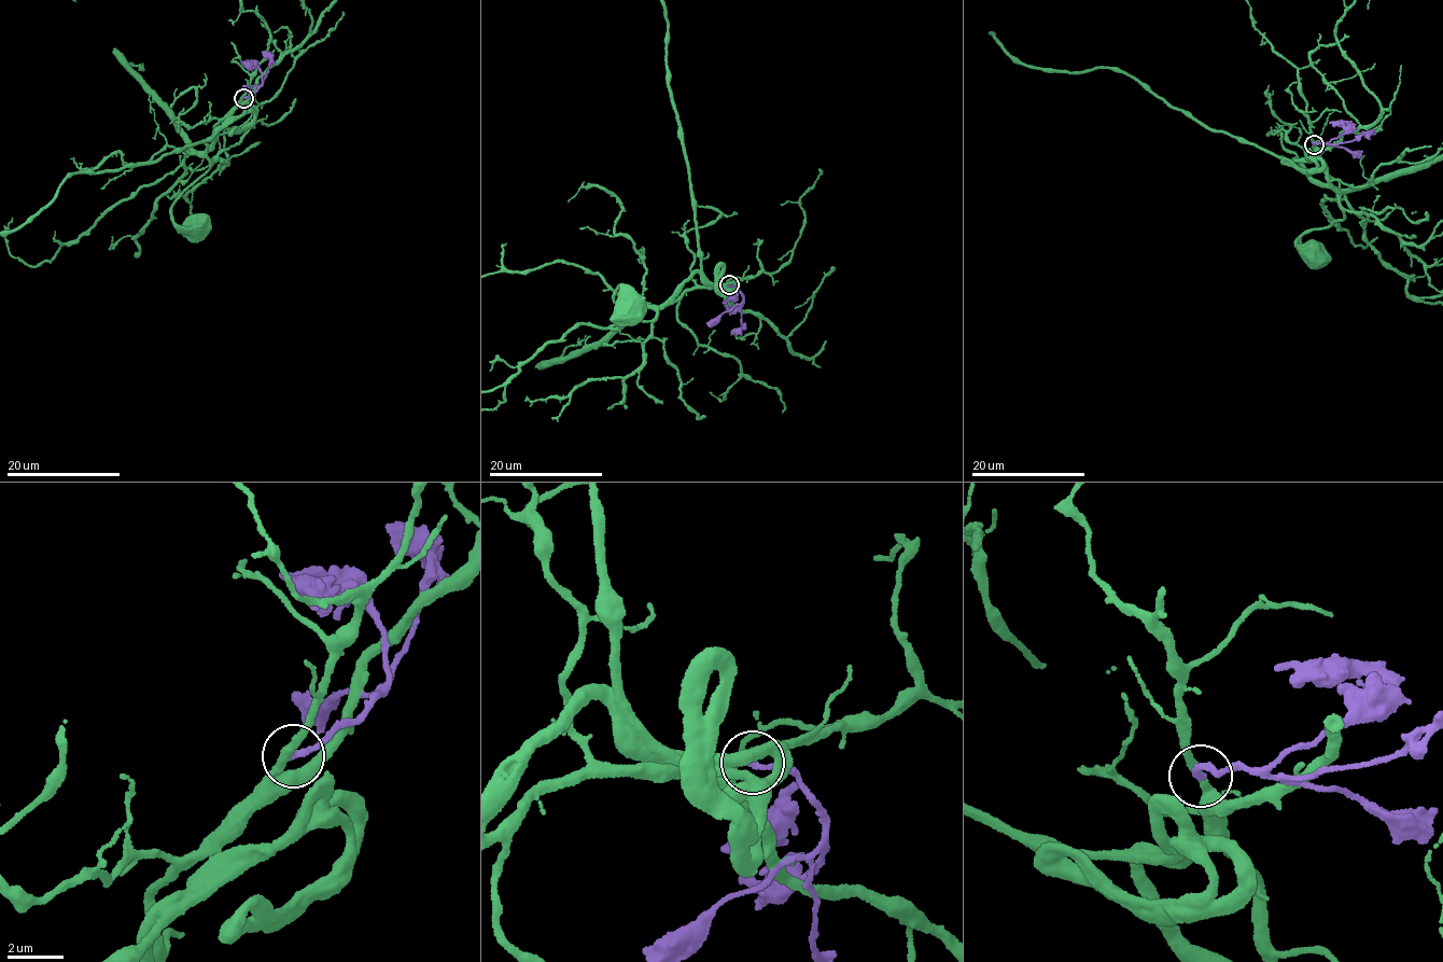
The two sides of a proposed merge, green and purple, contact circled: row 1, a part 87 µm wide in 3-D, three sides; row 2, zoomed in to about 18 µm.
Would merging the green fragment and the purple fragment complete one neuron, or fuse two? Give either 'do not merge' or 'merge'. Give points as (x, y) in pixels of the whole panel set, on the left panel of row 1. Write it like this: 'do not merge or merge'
do not merge

